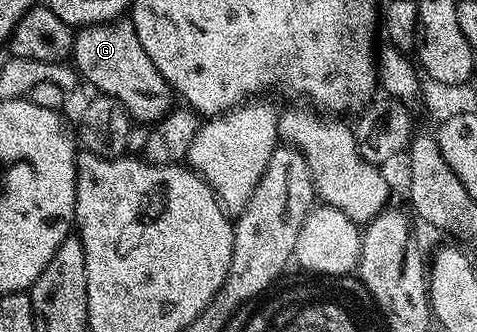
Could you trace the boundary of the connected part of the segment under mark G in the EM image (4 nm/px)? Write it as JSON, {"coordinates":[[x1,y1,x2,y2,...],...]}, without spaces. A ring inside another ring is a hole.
{"coordinates":[[119,18,109,20,103,24,88,24,79,27,74,32,74,51,72,53,72,63,78,70,79,77,83,81,90,80,90,84,103,96,110,96,130,115,131,121,153,125,155,122,163,120,172,111,170,96,172,89,166,83,166,79,152,66,152,58,144,54,144,46,140,46,140,38,134,29,134,21,130,18]]}

